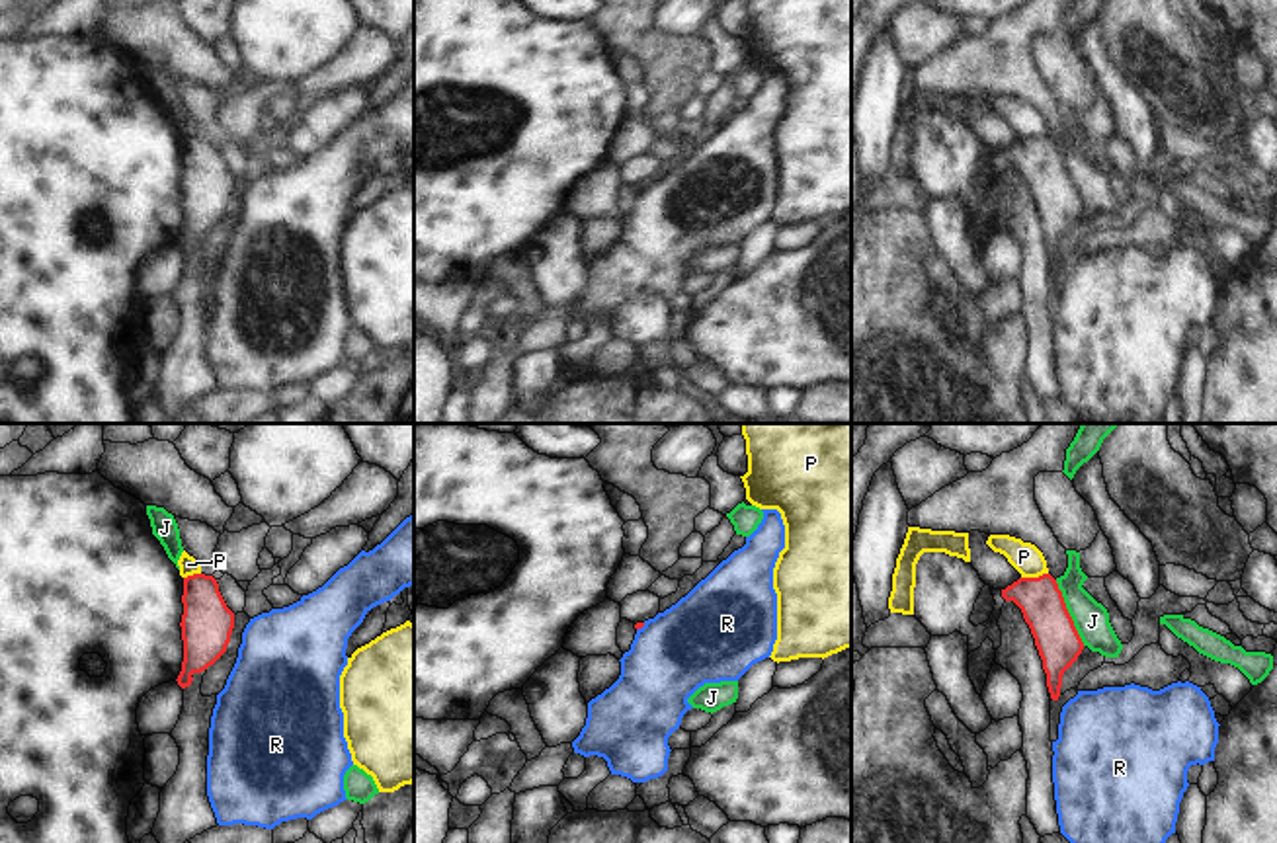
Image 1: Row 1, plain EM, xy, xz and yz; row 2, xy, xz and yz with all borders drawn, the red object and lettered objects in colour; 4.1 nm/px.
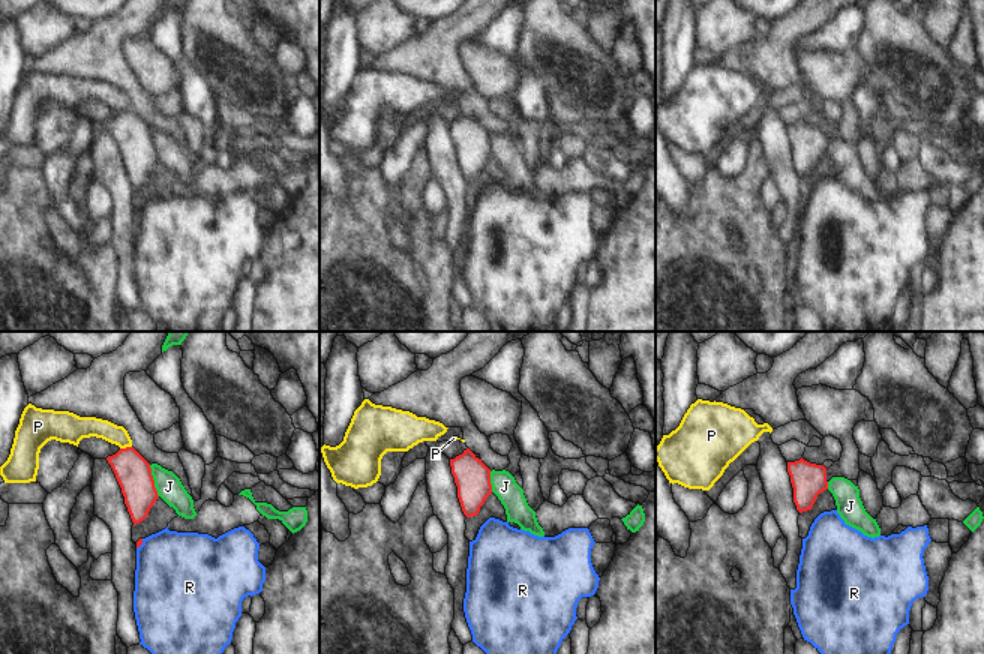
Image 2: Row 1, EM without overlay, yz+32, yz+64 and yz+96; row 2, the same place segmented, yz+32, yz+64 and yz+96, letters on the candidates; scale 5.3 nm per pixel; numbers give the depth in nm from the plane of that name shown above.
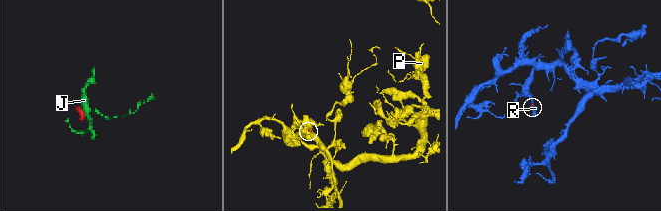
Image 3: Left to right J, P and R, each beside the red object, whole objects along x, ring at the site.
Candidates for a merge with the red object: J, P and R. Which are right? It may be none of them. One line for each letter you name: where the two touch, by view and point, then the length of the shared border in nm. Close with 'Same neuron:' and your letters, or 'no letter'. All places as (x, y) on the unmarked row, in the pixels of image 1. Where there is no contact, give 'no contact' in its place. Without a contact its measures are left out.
Same neuron: no letter

